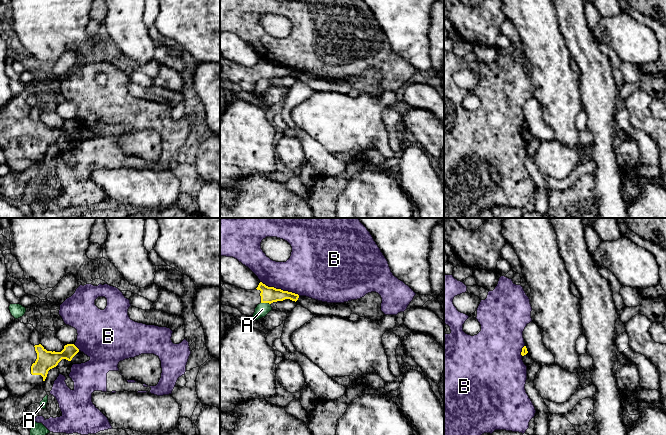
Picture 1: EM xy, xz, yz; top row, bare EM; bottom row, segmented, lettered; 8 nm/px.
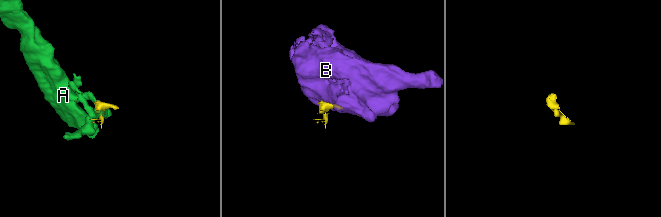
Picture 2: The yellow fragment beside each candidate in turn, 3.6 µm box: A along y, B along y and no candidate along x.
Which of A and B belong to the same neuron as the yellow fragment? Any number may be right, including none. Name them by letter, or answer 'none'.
none

